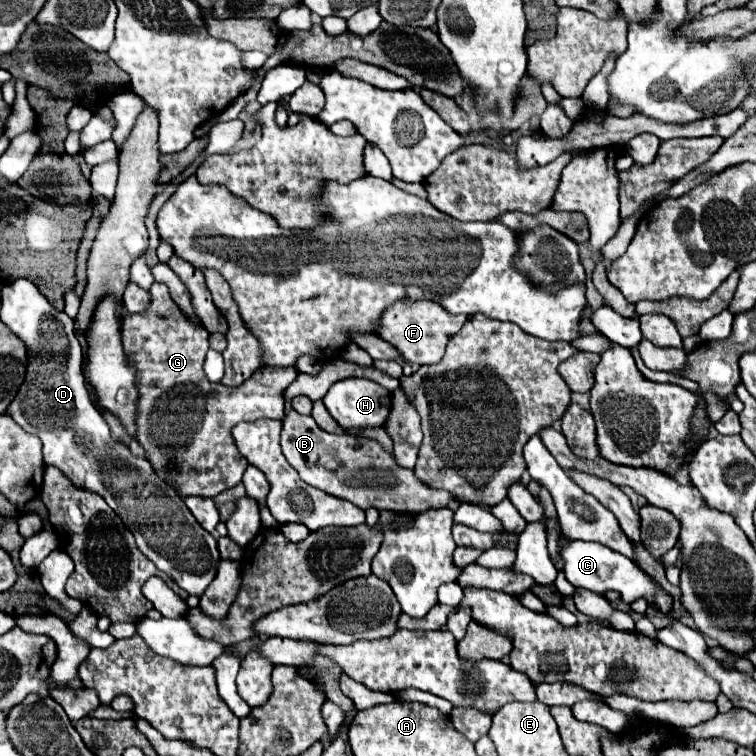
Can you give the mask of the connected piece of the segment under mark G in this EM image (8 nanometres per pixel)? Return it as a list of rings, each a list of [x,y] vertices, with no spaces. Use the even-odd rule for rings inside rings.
[[[154,282],[152,288],[150,288],[150,294],[152,294],[152,302],[150,302],[150,308],[144,312],[144,314],[128,314],[124,320],[122,320],[122,342],[124,342],[124,348],[130,356],[130,362],[134,364],[136,368],[136,382],[138,382],[138,390],[140,390],[140,398],[138,398],[138,442],[140,446],[146,450],[148,454],[148,460],[150,464],[154,466],[154,470],[158,472],[164,472],[166,474],[166,480],[174,482],[178,492],[182,496],[204,496],[204,498],[214,498],[218,496],[220,492],[236,486],[240,480],[242,480],[242,474],[244,474],[244,468],[248,466],[246,460],[242,460],[242,456],[238,456],[238,450],[234,448],[234,440],[230,440],[230,428],[234,428],[234,424],[238,422],[254,422],[254,420],[260,420],[260,418],[274,418],[274,420],[282,420],[284,416],[284,396],[282,392],[286,390],[286,386],[290,382],[294,382],[294,378],[298,376],[298,370],[296,368],[282,368],[282,366],[262,366],[258,368],[244,384],[240,384],[238,388],[228,388],[228,386],[222,386],[222,384],[212,384],[206,376],[204,376],[204,370],[202,370],[202,364],[204,364],[204,356],[208,352],[208,332],[200,326],[200,324],[190,324],[180,308],[174,304],[174,300],[170,298],[170,292],[166,288],[166,284],[160,284],[160,282]],[[168,462],[178,462],[178,472],[172,474],[166,470]]]

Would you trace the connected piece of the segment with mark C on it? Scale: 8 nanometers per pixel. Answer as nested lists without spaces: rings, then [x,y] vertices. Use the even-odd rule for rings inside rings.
[[[560,538],[560,554],[566,560],[564,576],[572,586],[582,586],[582,588],[594,590],[598,594],[604,594],[606,590],[616,590],[622,594],[622,600],[628,604],[646,596],[646,600],[650,604],[656,604],[656,608],[660,608],[662,612],[668,612],[672,608],[672,598],[662,588],[658,588],[644,570],[640,570],[626,556],[622,556],[602,544],[580,542],[580,540],[576,540],[574,544],[562,544],[562,538]]]

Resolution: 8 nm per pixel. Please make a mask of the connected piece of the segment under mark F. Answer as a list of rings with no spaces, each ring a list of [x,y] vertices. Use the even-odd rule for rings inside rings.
[[[398,300],[394,304],[390,304],[380,320],[378,320],[378,330],[376,336],[380,336],[382,340],[386,340],[388,344],[392,344],[404,358],[404,362],[408,364],[434,364],[444,356],[444,348],[448,344],[448,340],[460,332],[460,328],[464,326],[466,316],[464,314],[448,314],[438,302],[430,302],[430,300]]]

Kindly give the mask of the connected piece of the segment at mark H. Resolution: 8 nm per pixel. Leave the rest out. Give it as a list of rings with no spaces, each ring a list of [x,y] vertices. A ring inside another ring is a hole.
[[[346,378],[330,386],[328,394],[322,398],[330,416],[342,426],[342,428],[354,428],[354,426],[382,426],[382,420],[386,420],[390,412],[390,392],[382,388],[380,384],[366,380],[366,378]]]

